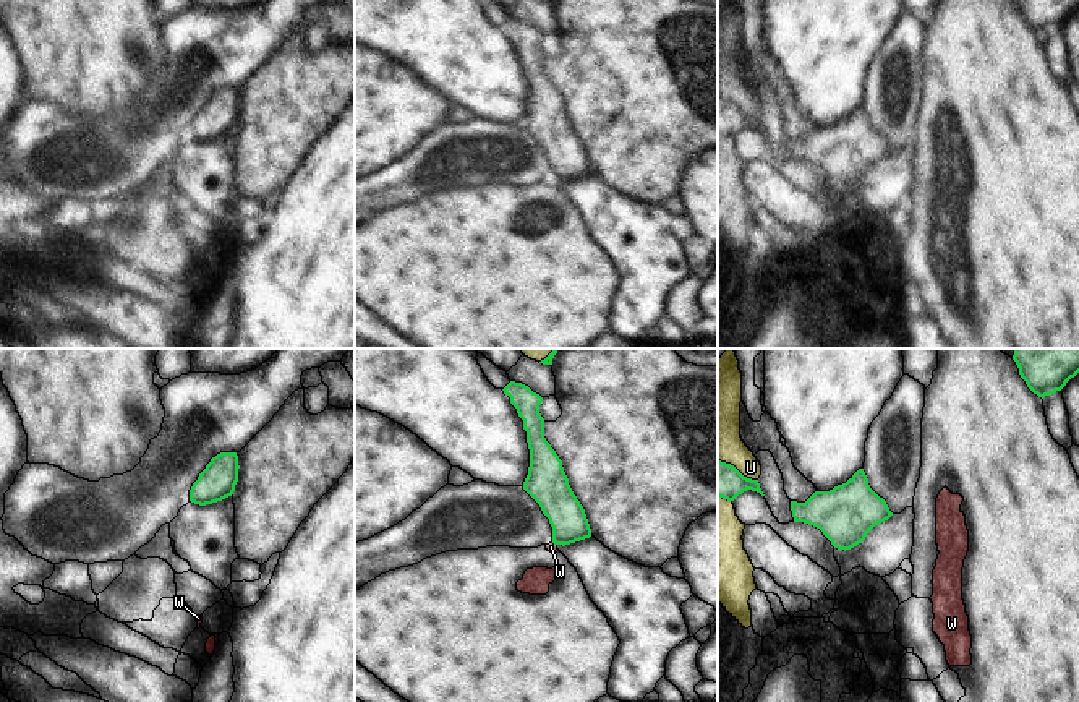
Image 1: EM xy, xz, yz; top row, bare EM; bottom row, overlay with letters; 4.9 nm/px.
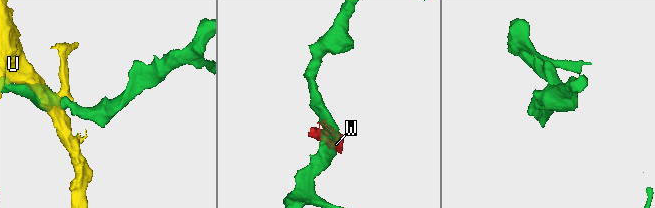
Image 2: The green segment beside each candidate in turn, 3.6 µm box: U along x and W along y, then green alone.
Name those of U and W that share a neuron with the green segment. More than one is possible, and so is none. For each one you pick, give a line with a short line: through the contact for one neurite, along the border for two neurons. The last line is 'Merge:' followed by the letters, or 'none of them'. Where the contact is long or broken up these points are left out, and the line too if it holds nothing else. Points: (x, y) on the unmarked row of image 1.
Merge: none of them

